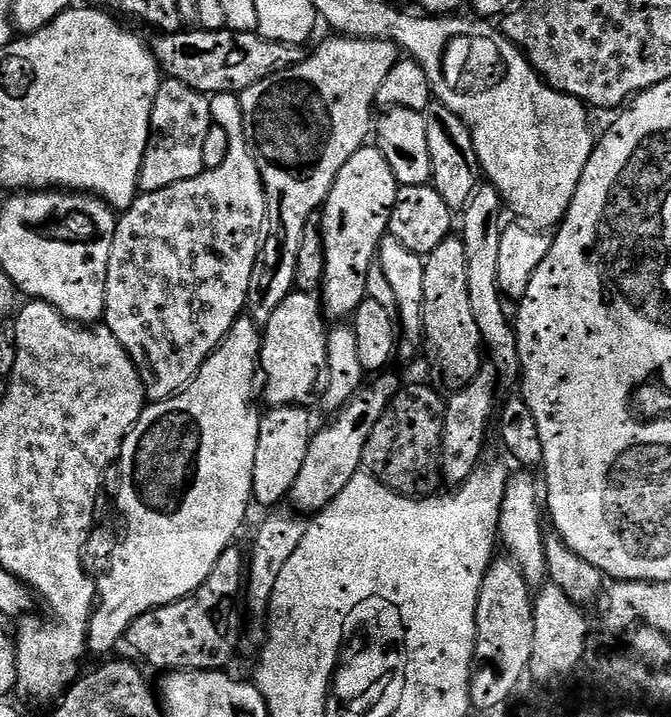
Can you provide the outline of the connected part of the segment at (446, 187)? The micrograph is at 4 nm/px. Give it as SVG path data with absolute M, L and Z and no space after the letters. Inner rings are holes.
M433 102L423 113L426 118L426 142L430 142L431 187L442 194L442 198L453 210L462 210L470 202L474 190L482 183L478 154L474 150L472 132L454 110L445 104Z

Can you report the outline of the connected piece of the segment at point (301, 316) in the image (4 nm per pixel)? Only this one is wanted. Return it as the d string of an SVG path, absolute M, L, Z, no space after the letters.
M293 290L288 293L281 304L273 310L270 318L266 321L262 328L262 343L260 345L260 371L262 373L262 400L269 409L281 408L282 406L290 406L291 404L298 404L301 406L313 406L312 404L319 405L324 399L326 390L328 389L328 363L326 362L326 342L328 341L329 325L326 321L326 313L322 307L322 300L319 295L311 292L301 292Z

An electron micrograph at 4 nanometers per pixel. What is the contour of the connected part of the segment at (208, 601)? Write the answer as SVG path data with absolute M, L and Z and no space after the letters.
M233 546L221 554L214 570L208 575L206 582L202 582L198 591L142 614L128 627L126 644L141 656L139 659L145 665L153 664L156 668L164 668L165 673L179 672L185 668L210 672L229 667L227 664L235 658L236 647L240 644L240 608L242 612L242 593L246 588L246 556L238 548Z

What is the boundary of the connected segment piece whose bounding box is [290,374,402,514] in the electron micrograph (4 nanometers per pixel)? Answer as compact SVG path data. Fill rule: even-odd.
M380 374L373 382L365 383L364 387L331 417L332 421L324 429L317 431L308 442L306 458L302 462L302 471L294 482L290 493L290 504L297 513L315 514L321 512L346 487L346 482L354 478L354 474L361 471L364 462L366 442L370 442L370 434L374 426L382 418L388 405L396 399L402 381L396 376Z

